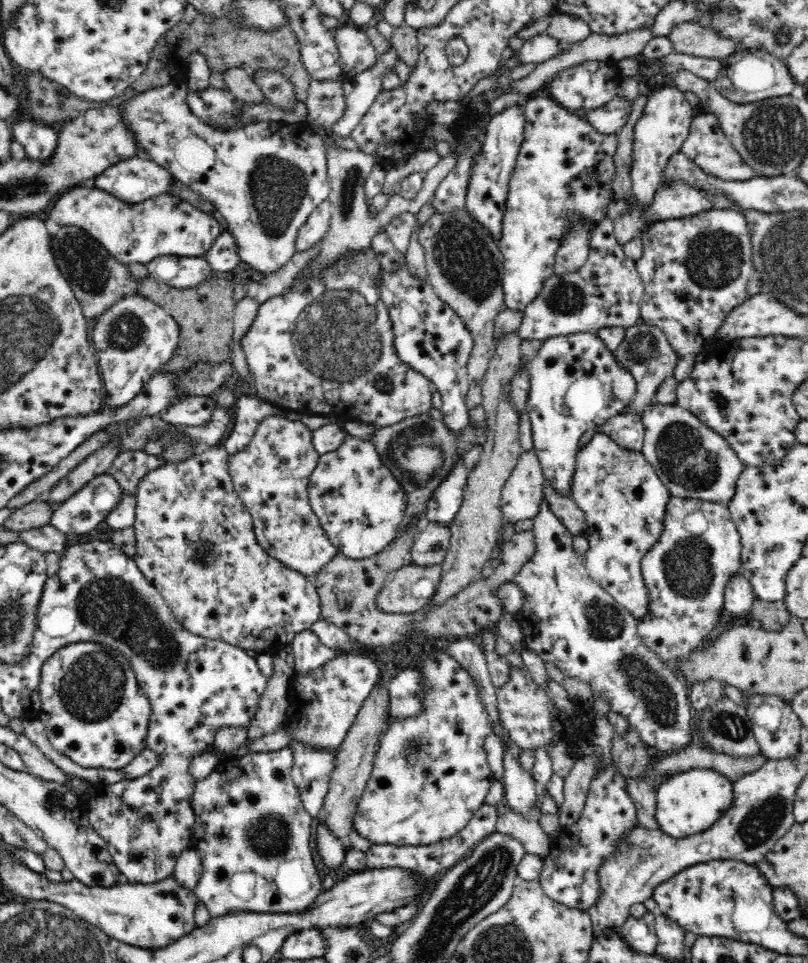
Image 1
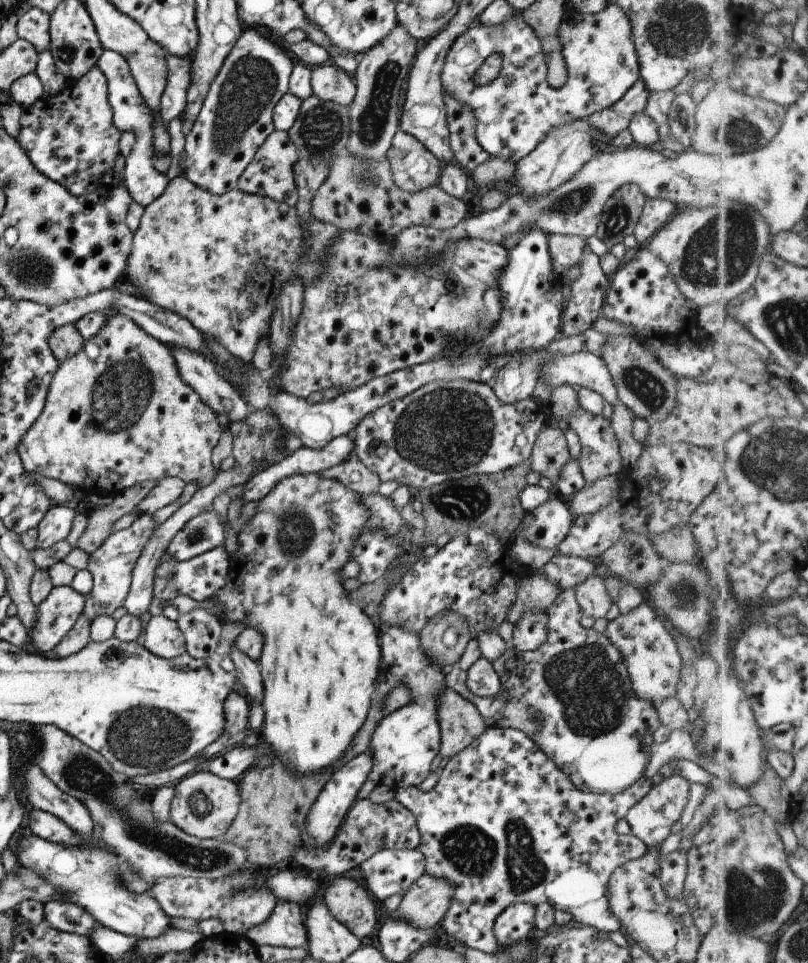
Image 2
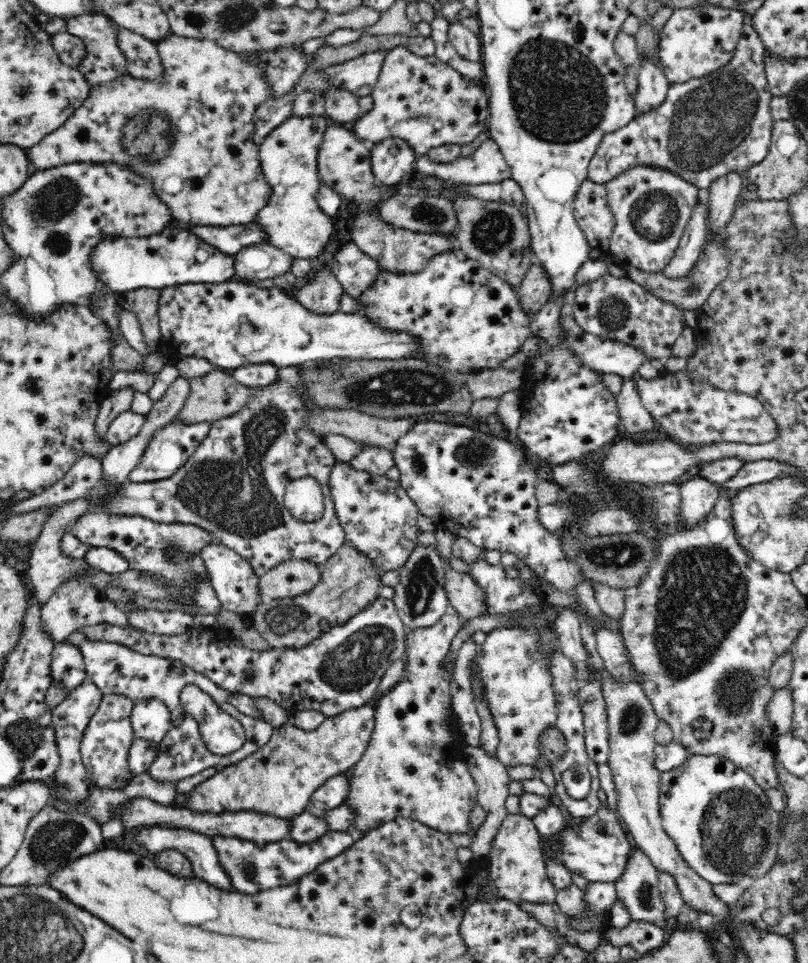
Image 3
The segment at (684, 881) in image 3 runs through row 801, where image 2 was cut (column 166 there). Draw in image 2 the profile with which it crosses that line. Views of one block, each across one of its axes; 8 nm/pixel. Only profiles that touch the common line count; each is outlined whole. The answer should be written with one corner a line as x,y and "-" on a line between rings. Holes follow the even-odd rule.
146,616
140,643
145,650
162,659
172,659
185,653
184,638
177,624
165,616

